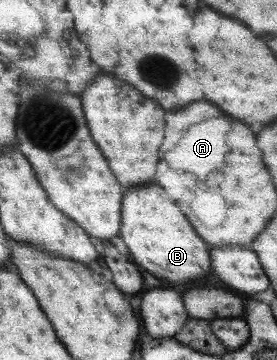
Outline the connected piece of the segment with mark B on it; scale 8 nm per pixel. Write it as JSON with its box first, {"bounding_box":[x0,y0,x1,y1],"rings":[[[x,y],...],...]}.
{"bounding_box":[119,183,211,286],"rings":[[[156,183],[124,190],[119,238],[127,246],[134,264],[140,265],[154,277],[168,281],[171,286],[202,283],[210,273],[211,259],[204,241],[192,233],[186,217]]]}

